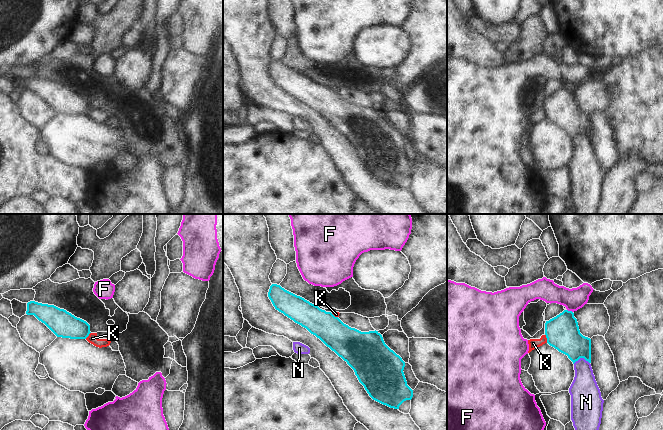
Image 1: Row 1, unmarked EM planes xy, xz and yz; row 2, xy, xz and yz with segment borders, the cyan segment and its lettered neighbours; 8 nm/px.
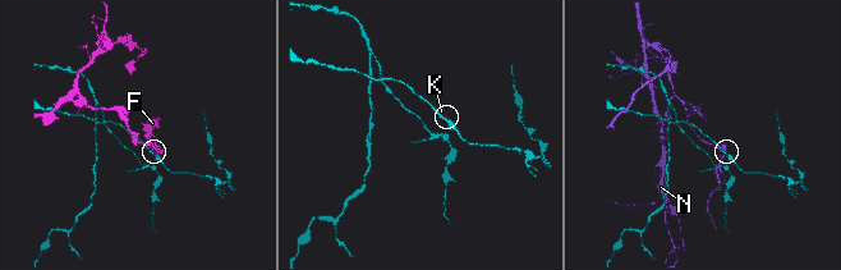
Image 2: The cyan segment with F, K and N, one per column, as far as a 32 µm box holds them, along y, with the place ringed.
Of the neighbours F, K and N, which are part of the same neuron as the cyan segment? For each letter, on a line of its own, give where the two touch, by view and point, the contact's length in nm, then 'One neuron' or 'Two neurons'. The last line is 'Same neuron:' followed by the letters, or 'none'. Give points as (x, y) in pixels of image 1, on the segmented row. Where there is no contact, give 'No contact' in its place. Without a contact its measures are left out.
F: Touches cyan at yz (570, 311). Shared border 50 nm. Two neurons
K: Touches cyan at yz (546, 337). Shared border 70 nm. Two neurons
N: Touches cyan at yz (581, 357). Shared border 140 nm. Two neurons
Same neuron: none

